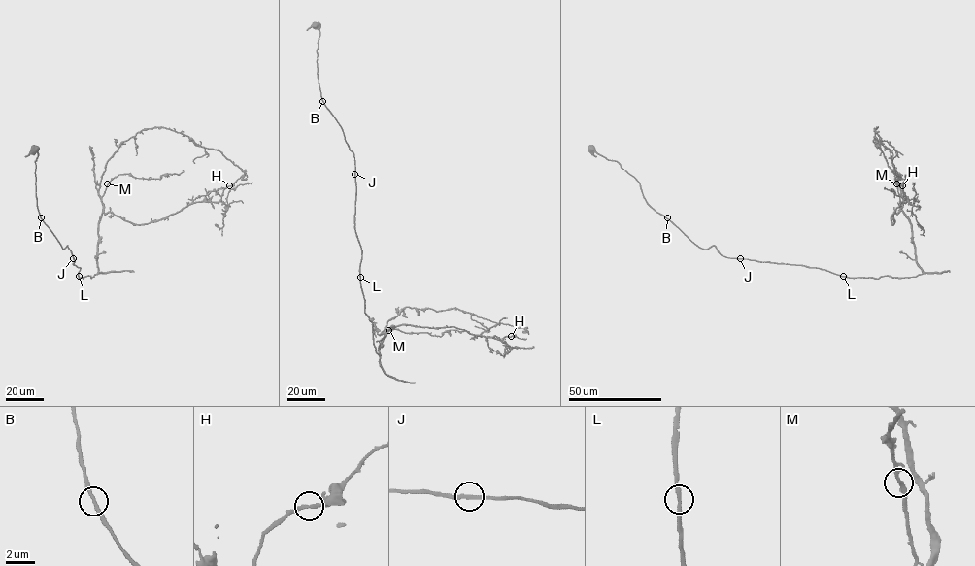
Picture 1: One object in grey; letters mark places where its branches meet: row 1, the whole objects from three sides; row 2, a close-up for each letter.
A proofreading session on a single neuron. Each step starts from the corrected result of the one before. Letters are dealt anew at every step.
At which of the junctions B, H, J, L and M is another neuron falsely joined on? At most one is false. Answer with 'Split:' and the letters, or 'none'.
Split: none

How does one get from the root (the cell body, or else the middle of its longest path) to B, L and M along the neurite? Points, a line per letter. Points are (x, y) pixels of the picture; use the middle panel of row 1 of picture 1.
B: (317, 26), (319, 30), (317, 76), (322, 101)
L: (317, 26), (319, 30), (317, 76), (321, 98), (342, 129), (354, 156), (354, 231), (362, 252), (360, 277)
M: (317, 26), (321, 98), (354, 156), (354, 231), (362, 252), (361, 288), (380, 355), (384, 333), (388, 330)

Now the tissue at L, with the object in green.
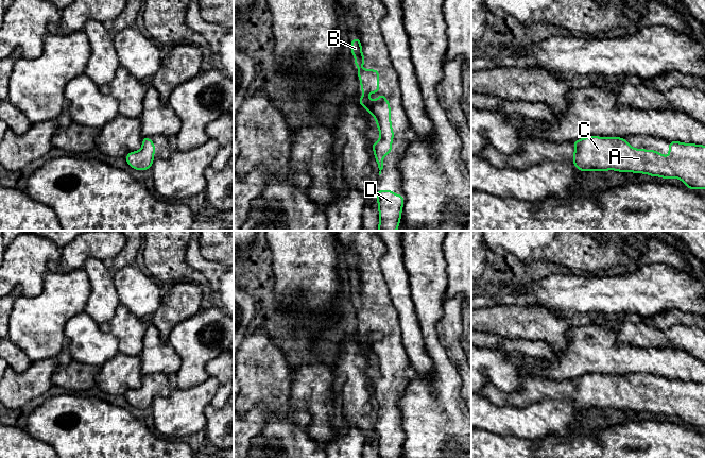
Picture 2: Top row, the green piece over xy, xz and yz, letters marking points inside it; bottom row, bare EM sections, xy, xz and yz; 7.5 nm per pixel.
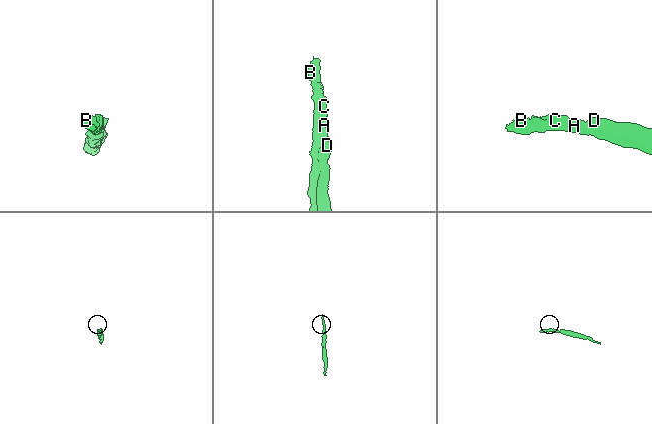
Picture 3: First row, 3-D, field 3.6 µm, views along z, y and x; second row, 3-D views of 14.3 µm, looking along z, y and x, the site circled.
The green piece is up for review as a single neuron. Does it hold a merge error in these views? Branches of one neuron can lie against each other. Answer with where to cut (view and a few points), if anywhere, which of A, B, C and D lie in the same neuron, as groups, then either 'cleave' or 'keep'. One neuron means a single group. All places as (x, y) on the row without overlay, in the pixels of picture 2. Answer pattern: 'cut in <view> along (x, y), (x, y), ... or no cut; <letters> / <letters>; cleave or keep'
no cut; A B C D; keep

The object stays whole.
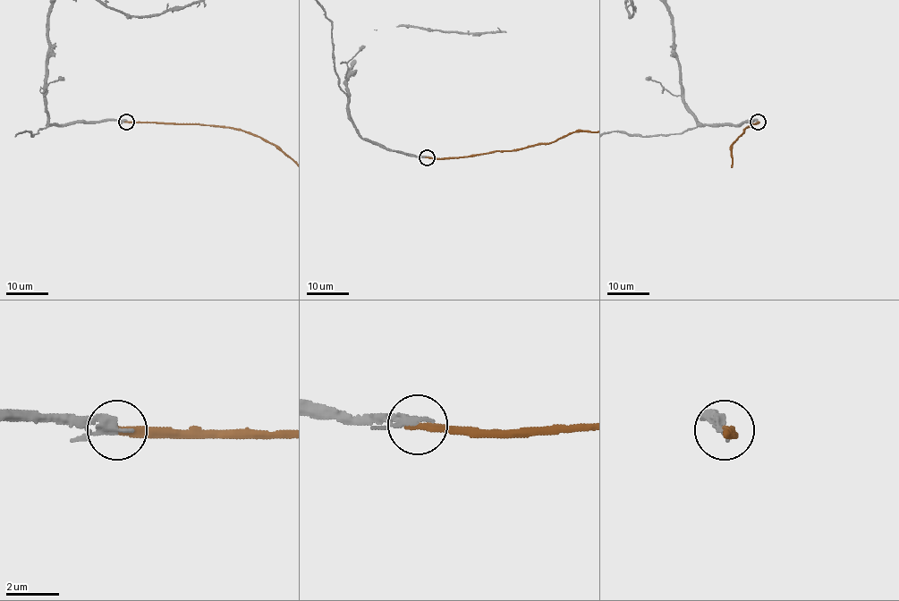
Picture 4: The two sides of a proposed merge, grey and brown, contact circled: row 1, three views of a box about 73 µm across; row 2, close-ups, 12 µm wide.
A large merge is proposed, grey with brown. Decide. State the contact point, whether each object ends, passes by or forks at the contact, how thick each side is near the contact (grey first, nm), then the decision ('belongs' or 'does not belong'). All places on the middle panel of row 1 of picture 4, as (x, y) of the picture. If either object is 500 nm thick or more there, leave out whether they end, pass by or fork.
at (427, 157); grey passes by; brown ends there; 220 nm thick on the grey side, 300 nm on the other; does not belong

